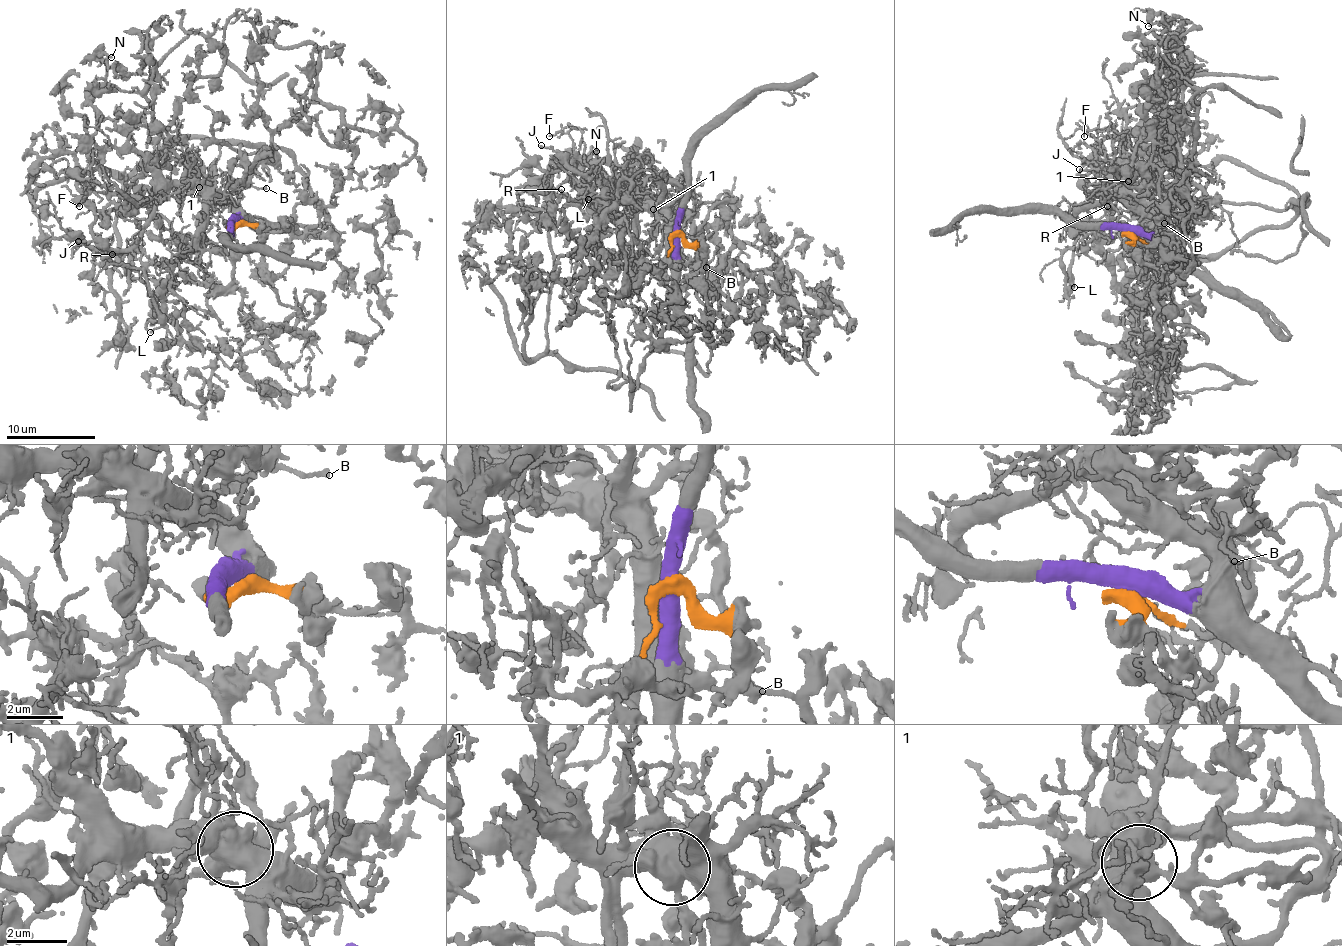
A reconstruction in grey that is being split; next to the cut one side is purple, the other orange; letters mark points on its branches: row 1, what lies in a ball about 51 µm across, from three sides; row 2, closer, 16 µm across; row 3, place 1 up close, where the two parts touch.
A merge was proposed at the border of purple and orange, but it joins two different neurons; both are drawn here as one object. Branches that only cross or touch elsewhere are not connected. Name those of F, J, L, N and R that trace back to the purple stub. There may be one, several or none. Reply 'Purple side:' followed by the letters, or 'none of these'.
Purple side: F, J, L, R

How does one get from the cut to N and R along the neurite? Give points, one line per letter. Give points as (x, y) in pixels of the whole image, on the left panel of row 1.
N: (233, 224), (329, 222), (259, 112), (254, 22), (231, 18), (225, 66), (158, 133), (106, 80), (112, 57)
R: (233, 224), (238, 215), (229, 202), (209, 201), (196, 244), (170, 264), (154, 264), (138, 247), (111, 254)

